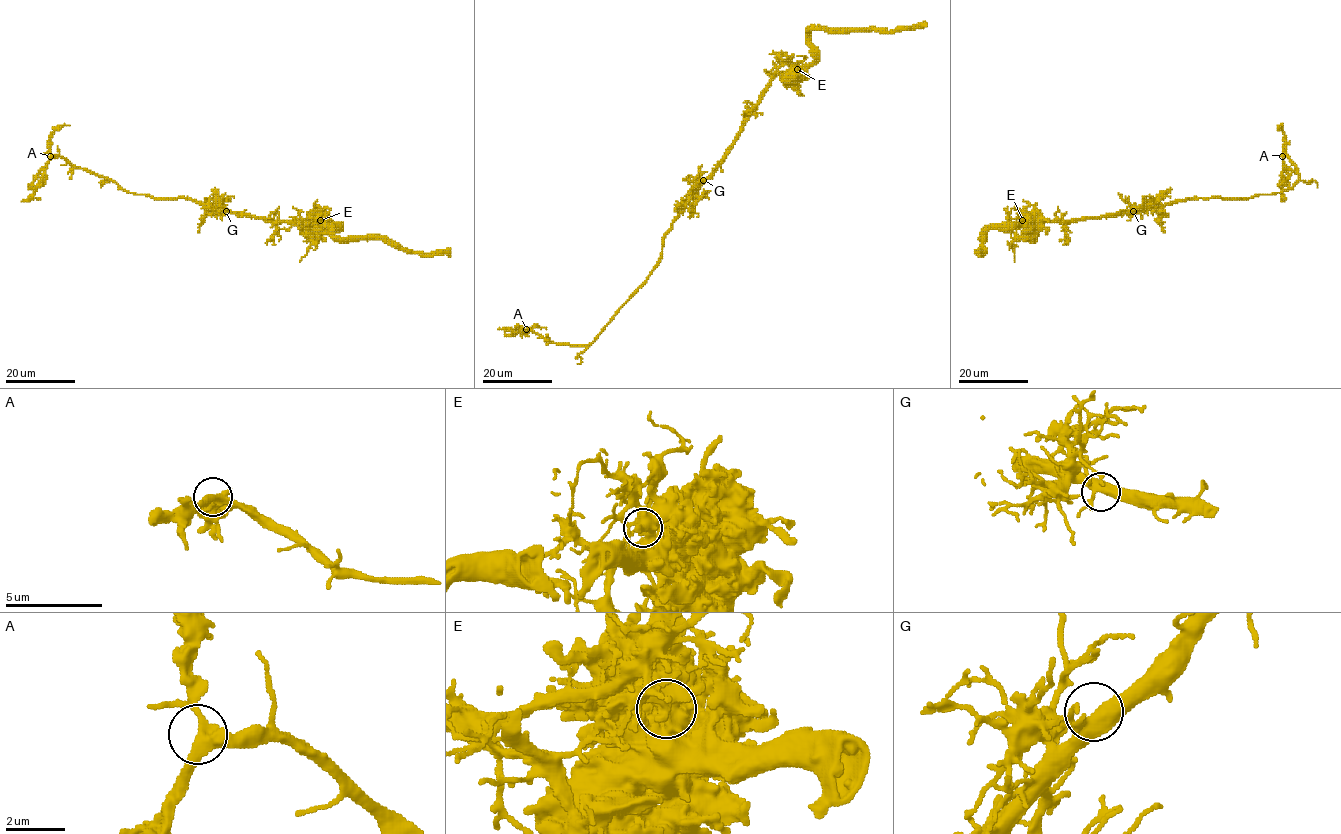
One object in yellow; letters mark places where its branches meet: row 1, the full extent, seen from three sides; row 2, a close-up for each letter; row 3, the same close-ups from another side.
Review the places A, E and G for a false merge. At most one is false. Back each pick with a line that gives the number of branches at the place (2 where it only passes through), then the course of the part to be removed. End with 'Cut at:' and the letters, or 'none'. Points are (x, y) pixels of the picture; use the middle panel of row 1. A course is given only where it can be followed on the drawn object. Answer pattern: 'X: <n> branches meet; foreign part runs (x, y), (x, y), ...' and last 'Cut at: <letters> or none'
E: 3 branches meet; foreign part runs (796, 69), (770, 82), (728, 154), (665, 235), (646, 281), (591, 343), (548, 342), (527, 329), (498, 329)
Cut at: E

